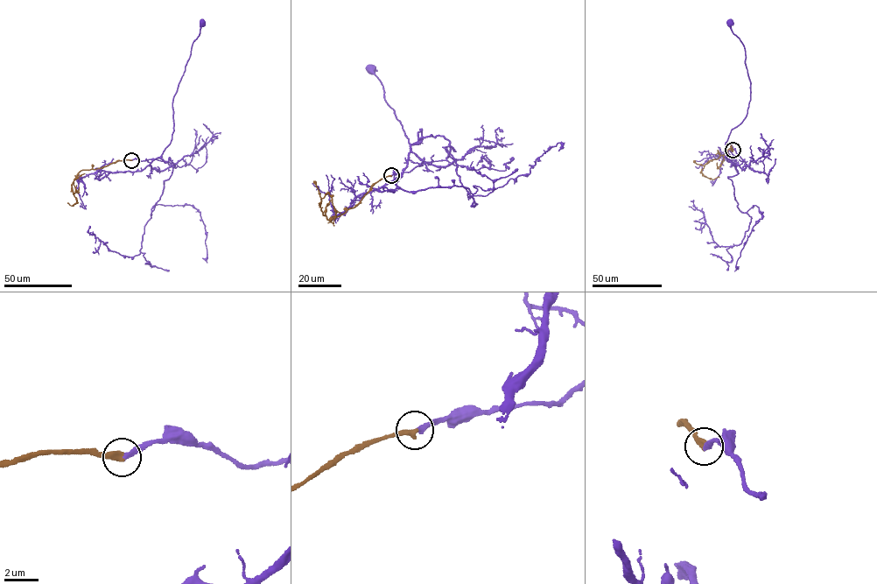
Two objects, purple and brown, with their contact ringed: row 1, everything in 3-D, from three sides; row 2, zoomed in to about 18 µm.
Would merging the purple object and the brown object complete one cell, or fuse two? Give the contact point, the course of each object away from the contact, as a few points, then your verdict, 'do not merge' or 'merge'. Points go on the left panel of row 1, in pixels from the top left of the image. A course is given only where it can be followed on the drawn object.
at (131, 160); purple runs (131, 160), (156, 158), (174, 165), (170, 158), (165, 162), (161, 155), (173, 133), (172, 98), (202, 23); brown runs (131, 160), (80, 170), (71, 185), (75, 203), (72, 206), (67, 203); merge

